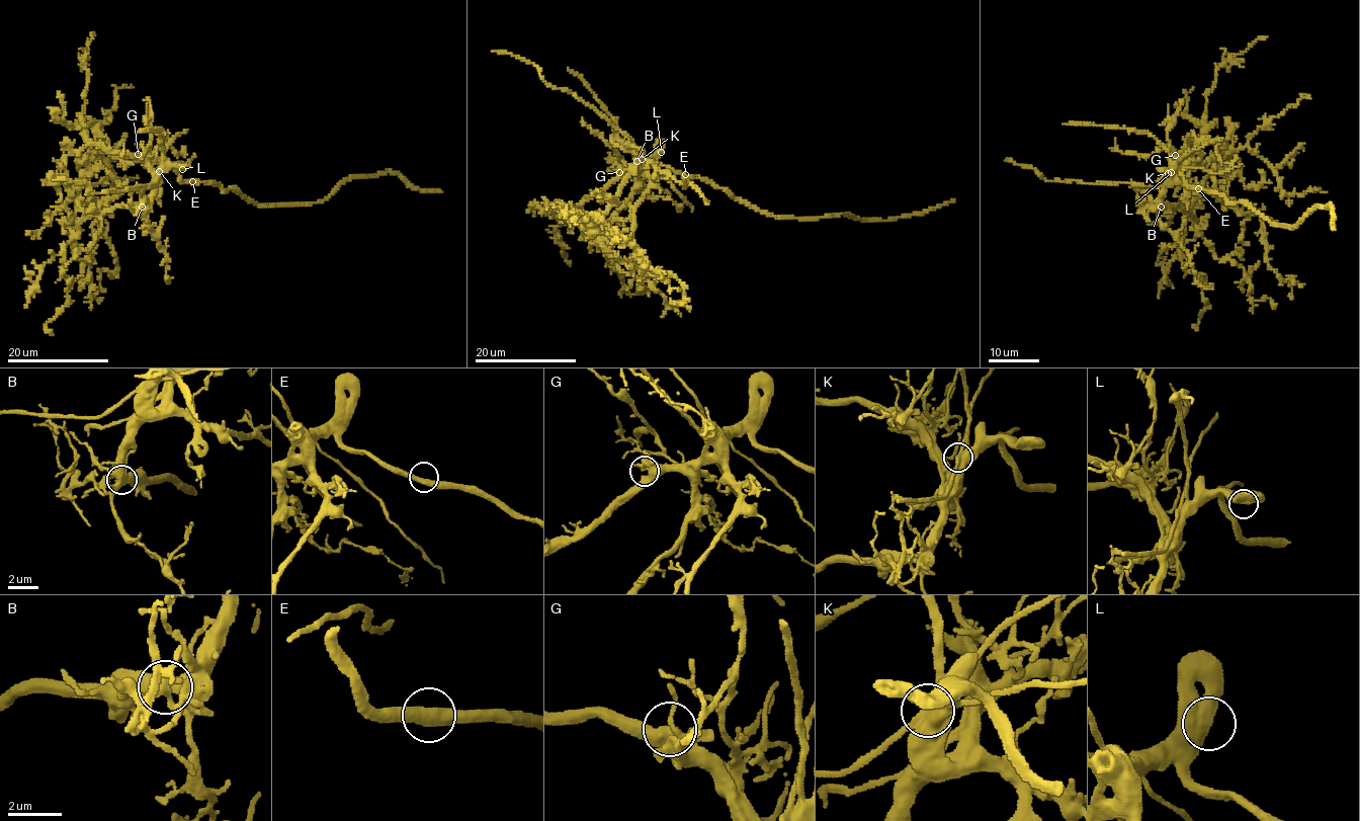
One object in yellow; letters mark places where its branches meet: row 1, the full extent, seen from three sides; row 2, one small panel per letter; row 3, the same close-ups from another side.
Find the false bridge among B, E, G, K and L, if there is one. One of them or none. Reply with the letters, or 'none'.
K

